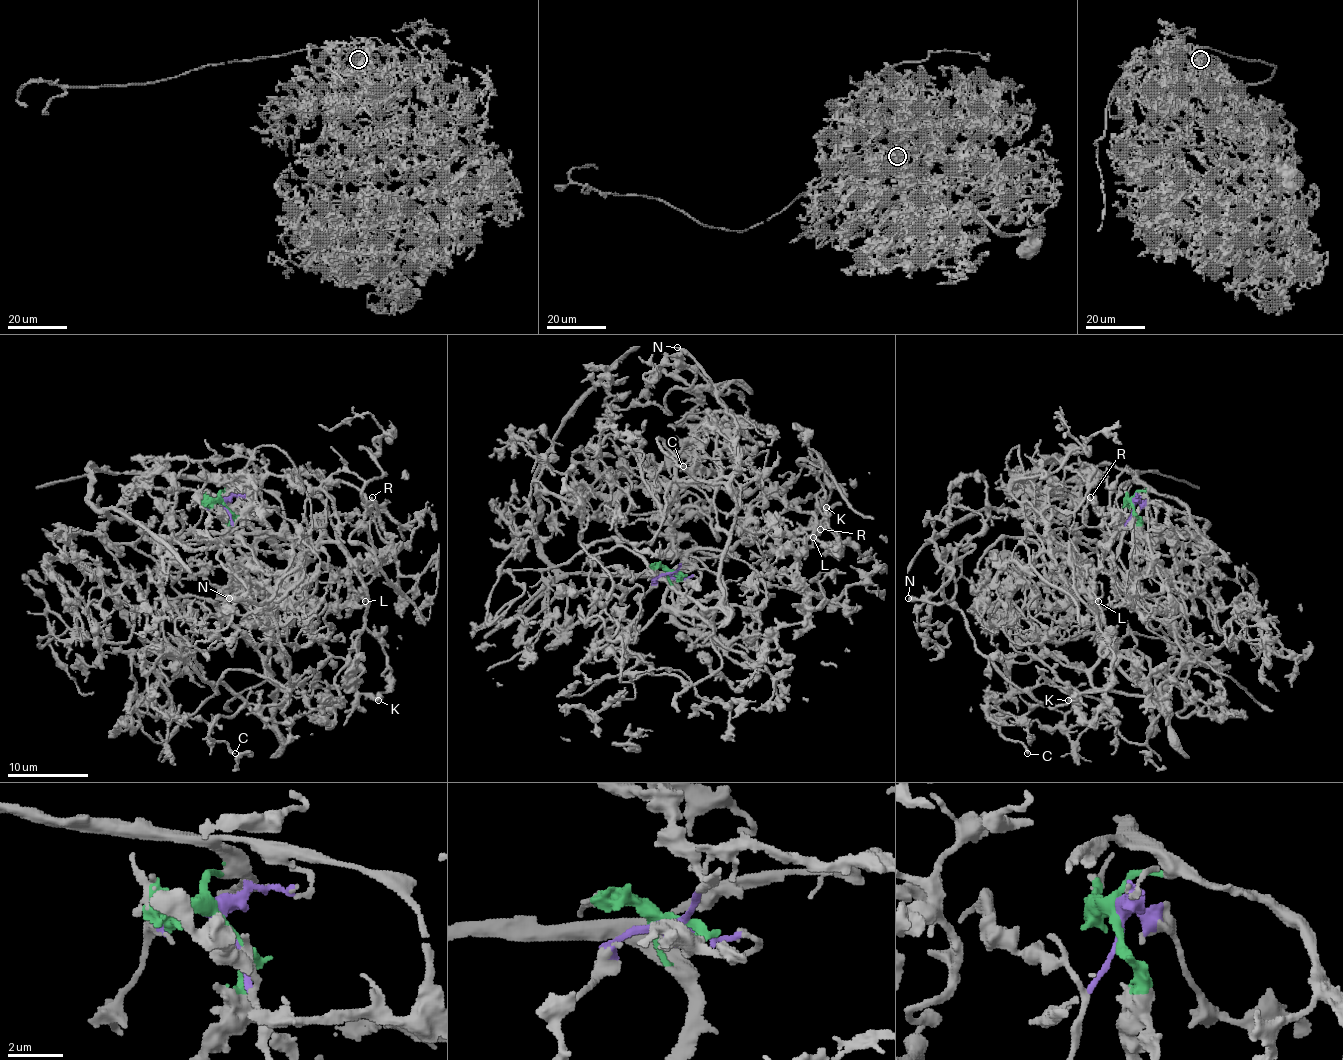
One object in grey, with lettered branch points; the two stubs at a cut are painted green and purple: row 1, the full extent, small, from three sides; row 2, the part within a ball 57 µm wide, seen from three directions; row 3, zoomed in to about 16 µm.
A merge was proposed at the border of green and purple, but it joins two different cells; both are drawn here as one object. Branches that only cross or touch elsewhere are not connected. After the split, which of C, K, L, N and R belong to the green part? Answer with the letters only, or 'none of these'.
none of these

